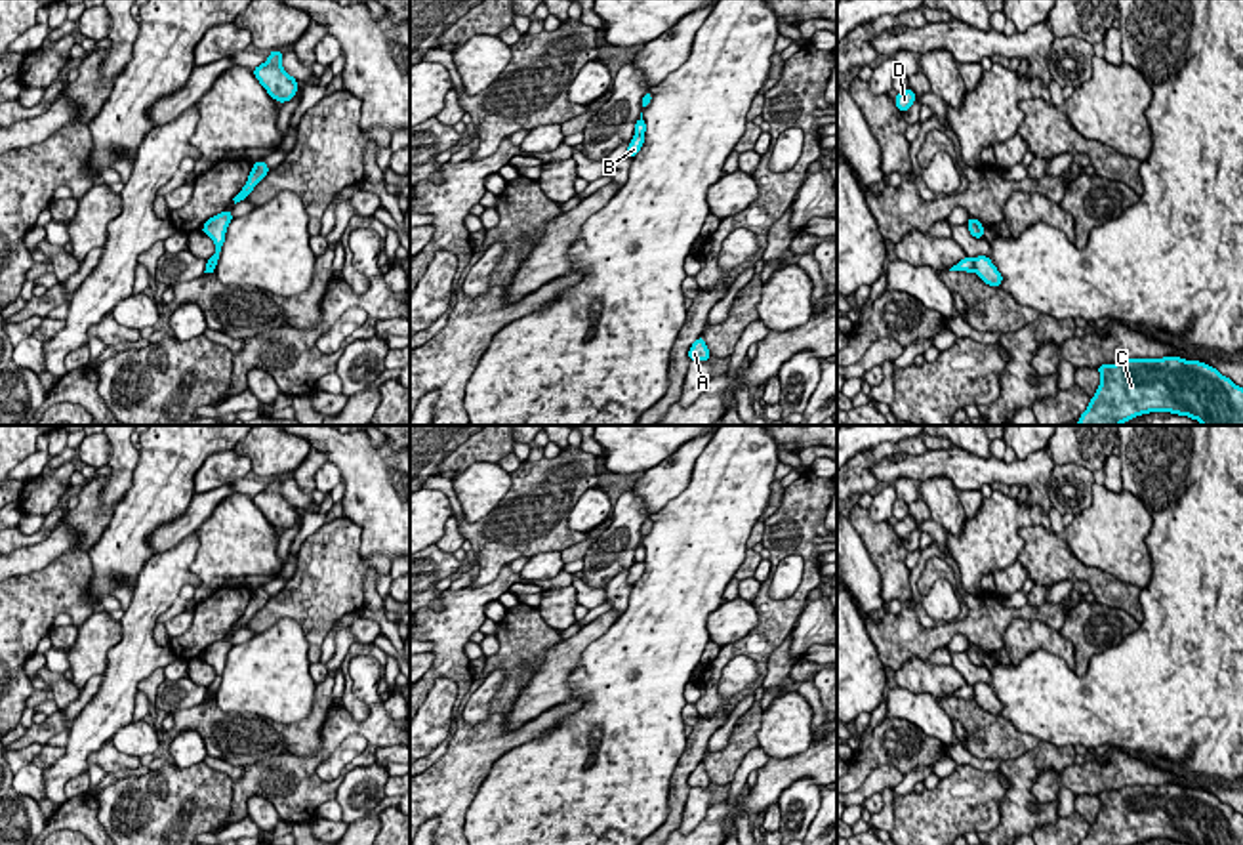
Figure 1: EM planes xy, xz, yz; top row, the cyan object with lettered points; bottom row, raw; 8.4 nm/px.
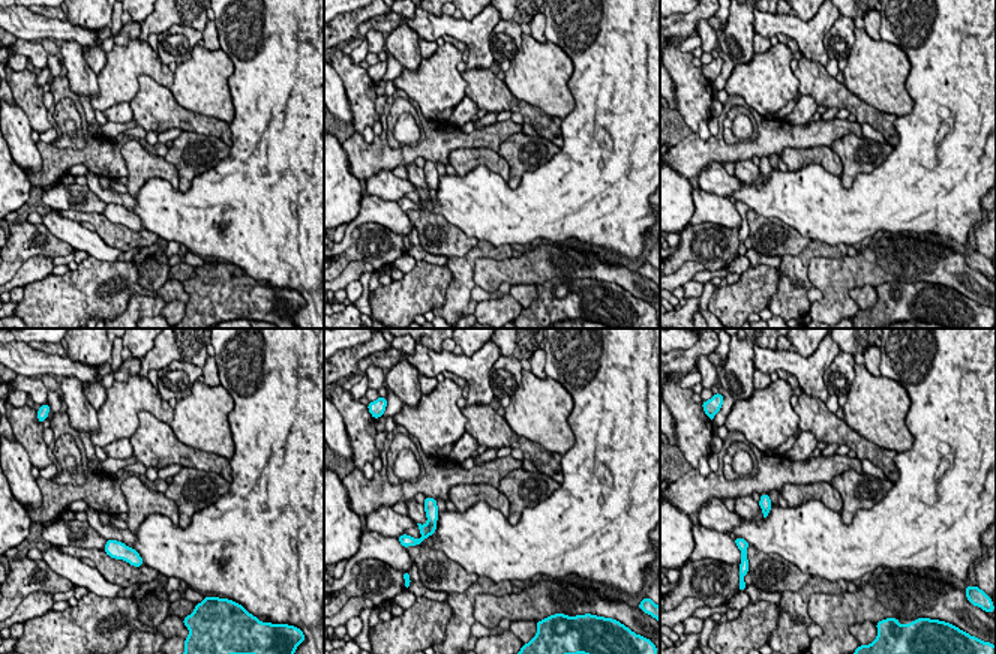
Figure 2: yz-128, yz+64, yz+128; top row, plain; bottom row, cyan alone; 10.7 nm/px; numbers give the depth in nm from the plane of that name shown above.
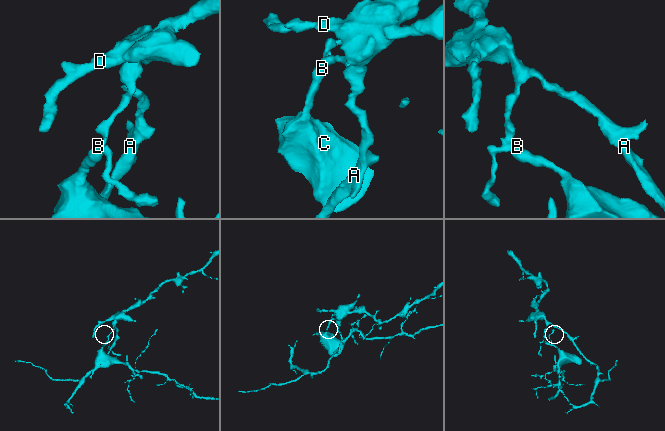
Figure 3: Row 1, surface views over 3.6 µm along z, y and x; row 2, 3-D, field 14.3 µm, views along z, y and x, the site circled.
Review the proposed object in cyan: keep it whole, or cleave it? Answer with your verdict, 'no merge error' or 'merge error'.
merge error

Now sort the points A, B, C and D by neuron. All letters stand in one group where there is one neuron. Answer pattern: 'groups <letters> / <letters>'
groups A D / B C

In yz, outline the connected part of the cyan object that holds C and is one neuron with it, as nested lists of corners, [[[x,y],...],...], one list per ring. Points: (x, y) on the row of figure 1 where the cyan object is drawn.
[[[1169,355],[1096,370],[1100,385],[1077,425],[1121,425],[1150,412],[1188,416],[1203,425],[1243,425],[1243,387],[1201,361]]]

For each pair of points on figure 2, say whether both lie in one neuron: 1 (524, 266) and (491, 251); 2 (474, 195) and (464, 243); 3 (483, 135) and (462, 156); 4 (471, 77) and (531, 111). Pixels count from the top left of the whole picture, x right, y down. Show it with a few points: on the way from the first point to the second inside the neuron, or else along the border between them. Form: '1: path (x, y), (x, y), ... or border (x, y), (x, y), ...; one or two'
1: border (506, 255), (498, 260), (477, 258), (474, 273); two
2: border (435, 213), (479, 240); two
3: border (497, 153), (458, 147), (449, 162); two
4: path (486, 89), (494, 96), (516, 105); one

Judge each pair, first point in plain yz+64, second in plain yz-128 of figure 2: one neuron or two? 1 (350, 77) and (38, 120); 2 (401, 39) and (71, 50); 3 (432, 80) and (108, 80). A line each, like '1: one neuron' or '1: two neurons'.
1: one neuron
2: one neuron
3: one neuron

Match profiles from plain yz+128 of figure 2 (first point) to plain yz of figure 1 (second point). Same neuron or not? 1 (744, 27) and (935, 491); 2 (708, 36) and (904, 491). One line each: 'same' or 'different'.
1: same
2: same

